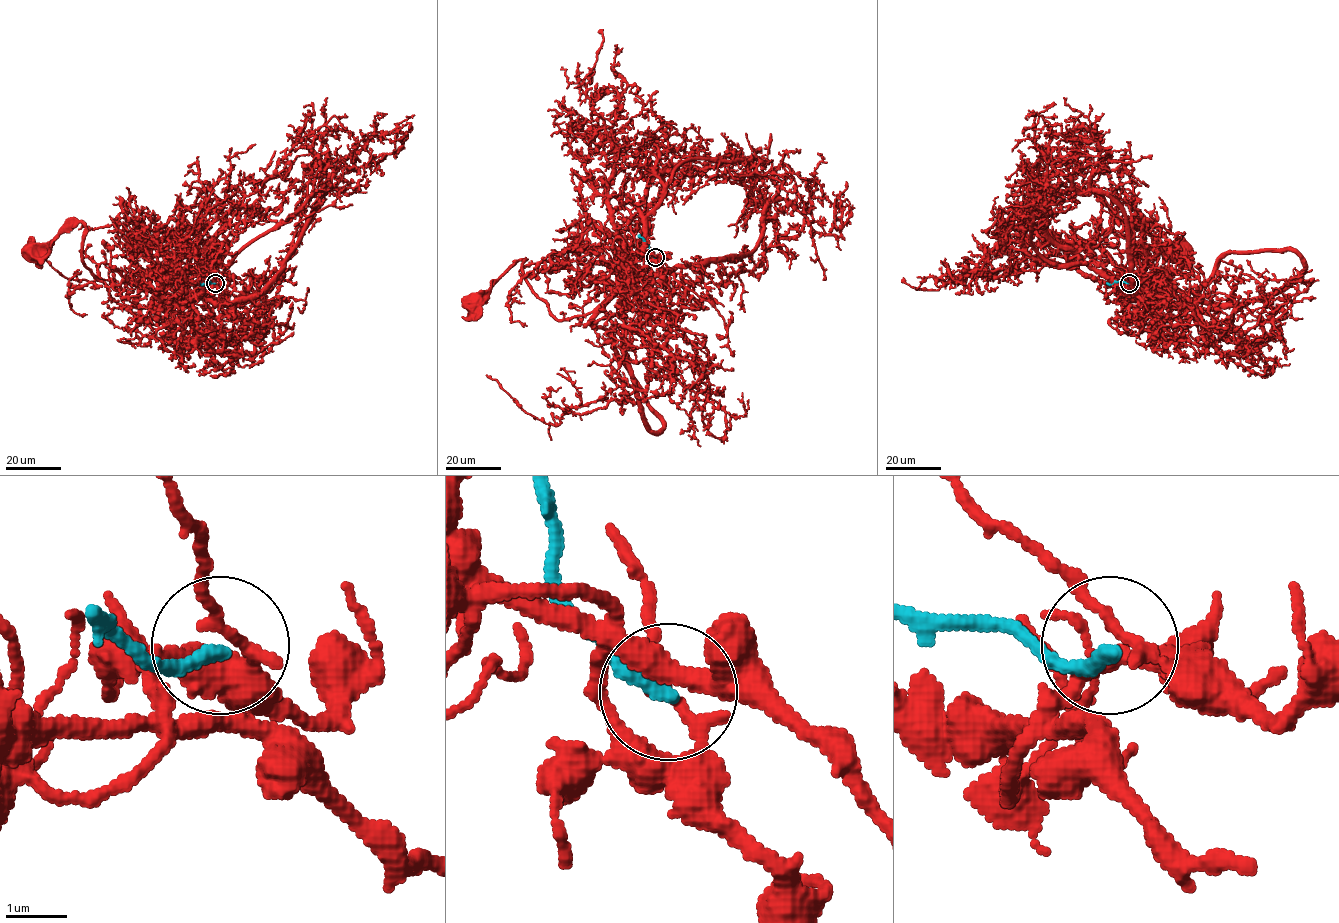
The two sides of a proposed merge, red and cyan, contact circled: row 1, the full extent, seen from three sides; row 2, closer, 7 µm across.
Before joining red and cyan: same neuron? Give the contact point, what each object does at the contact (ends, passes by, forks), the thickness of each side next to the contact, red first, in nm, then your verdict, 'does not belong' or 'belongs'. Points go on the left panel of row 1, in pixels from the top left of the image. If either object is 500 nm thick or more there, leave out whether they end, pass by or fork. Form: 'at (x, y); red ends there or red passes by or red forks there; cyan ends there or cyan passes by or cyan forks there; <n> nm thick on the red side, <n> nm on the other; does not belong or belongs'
at (215, 283); red passes by; cyan ends there; 190 nm thick on the red side, 240 nm on the other; does not belong

